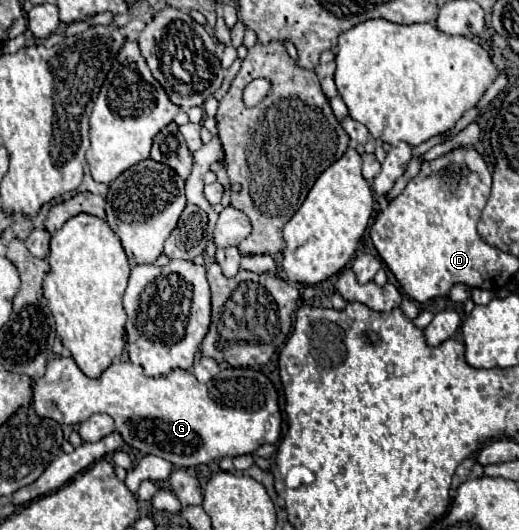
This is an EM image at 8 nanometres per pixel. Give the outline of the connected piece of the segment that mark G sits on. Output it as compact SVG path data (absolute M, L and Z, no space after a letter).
M55 357L47 361L47 371L41 379L33 381L33 409L41 417L51 417L57 423L79 425L93 413L107 413L115 421L117 433L123 441L139 449L141 453L151 453L167 459L175 467L197 467L211 463L221 457L237 457L253 453L263 443L275 443L281 433L281 411L277 401L277 391L273 383L261 373L243 367L227 367L221 371L219 397L217 403L209 395L209 387L199 383L193 373L175 369L167 377L145 377L139 365L113 361L97 379L89 379L73 361L73 357Z

